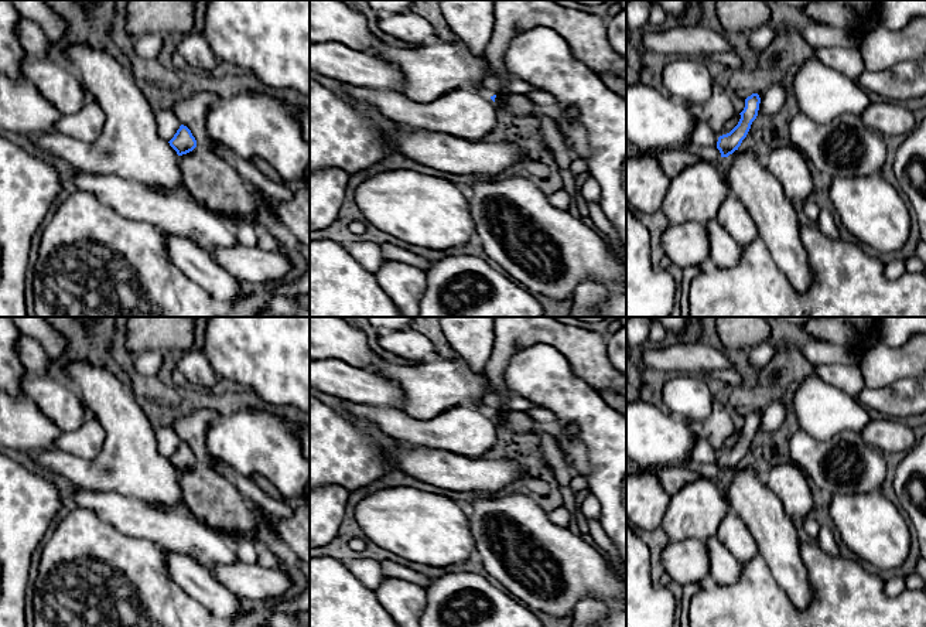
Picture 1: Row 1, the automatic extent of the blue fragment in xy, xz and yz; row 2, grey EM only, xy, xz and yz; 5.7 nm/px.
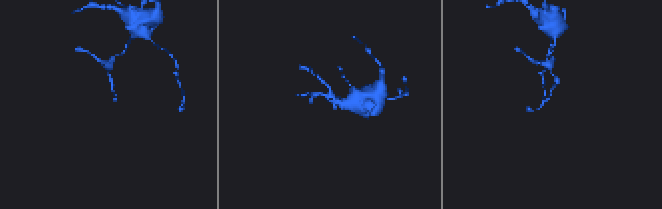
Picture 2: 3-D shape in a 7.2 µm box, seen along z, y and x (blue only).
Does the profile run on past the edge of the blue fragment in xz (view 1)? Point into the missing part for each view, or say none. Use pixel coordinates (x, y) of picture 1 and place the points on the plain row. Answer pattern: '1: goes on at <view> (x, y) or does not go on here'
1: does not go on here

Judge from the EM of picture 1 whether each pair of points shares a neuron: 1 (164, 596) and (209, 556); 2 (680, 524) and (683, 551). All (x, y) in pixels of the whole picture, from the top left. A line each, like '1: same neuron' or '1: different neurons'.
1: different neurons
2: different neurons

